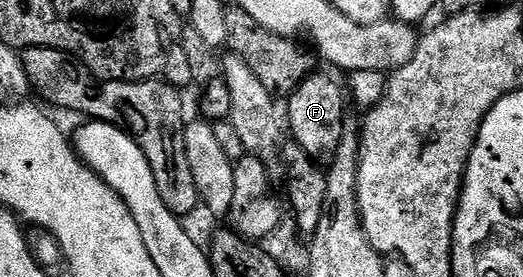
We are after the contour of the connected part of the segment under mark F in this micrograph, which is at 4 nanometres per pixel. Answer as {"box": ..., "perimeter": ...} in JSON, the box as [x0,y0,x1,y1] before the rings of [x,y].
{"box":[286,72,346,163],"perimeter":[[[313,72],[311,77],[304,80],[287,98],[288,106],[286,105],[287,132],[291,140],[296,141],[298,147],[302,147],[302,151],[309,153],[317,163],[323,162],[323,157],[325,159],[335,157],[338,143],[342,143],[346,120],[346,114],[344,114],[346,93],[341,82],[339,85],[334,78],[327,77],[326,74],[320,72]]]}

